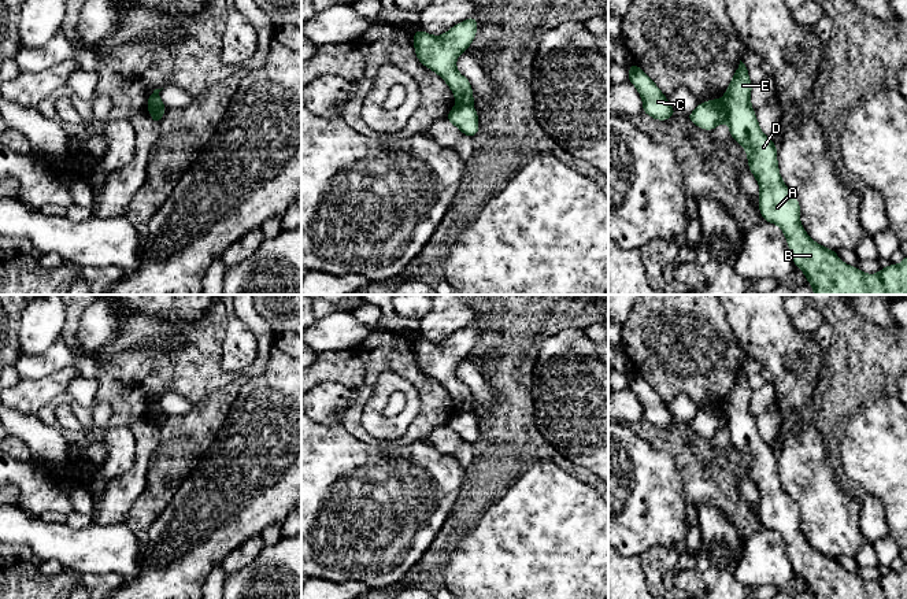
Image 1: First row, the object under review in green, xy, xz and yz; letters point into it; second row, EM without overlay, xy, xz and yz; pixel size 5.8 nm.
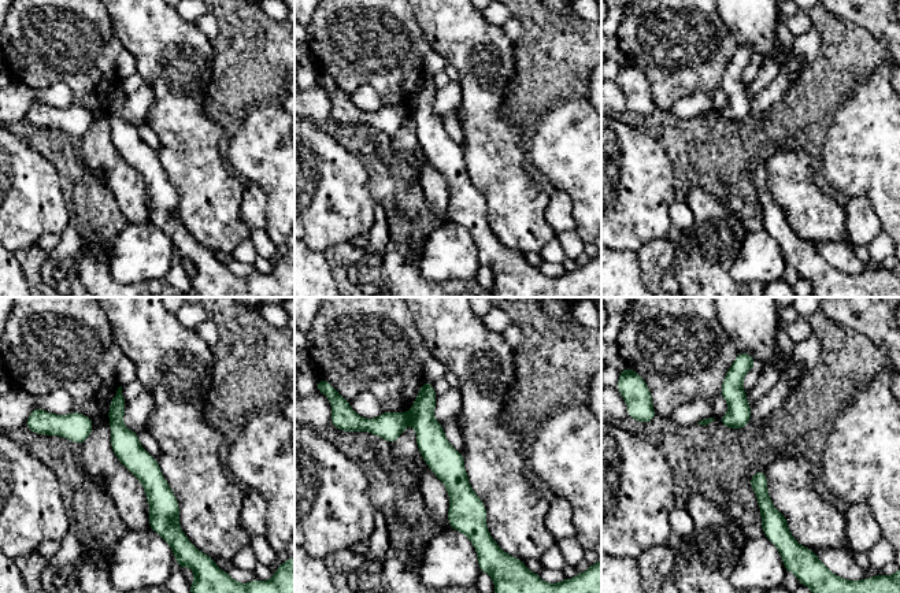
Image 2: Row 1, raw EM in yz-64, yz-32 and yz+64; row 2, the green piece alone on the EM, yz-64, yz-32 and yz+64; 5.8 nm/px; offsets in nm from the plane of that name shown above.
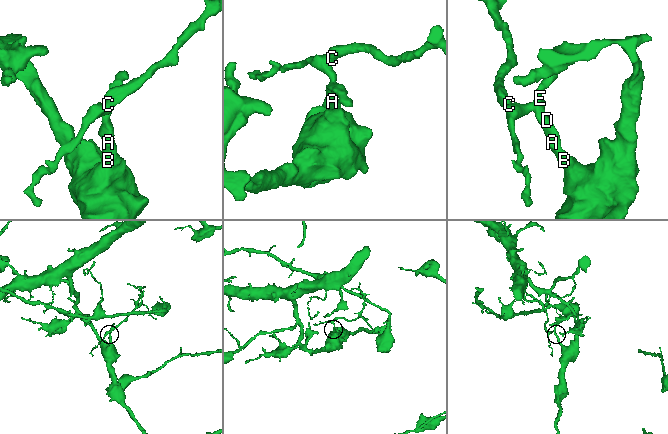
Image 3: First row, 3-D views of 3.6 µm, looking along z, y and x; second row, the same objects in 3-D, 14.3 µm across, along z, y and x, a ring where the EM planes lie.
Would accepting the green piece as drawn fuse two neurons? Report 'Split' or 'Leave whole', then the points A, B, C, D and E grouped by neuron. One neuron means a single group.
Split. Groups: A B D E / C

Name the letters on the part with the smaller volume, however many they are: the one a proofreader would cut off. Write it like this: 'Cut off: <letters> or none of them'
Cut off: C

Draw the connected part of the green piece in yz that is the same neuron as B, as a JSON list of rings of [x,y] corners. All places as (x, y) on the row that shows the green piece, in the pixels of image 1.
[[[740,64],[722,97],[726,110],[726,123],[732,138],[747,152],[748,169],[759,184],[759,212],[762,218],[781,228],[785,234],[791,258],[806,280],[812,285],[814,295],[907,295],[907,256],[899,265],[889,265],[877,274],[866,274],[855,266],[844,263],[836,251],[815,243],[803,229],[800,222],[800,204],[781,178],[777,145],[763,134],[751,106],[752,82],[748,67]]]

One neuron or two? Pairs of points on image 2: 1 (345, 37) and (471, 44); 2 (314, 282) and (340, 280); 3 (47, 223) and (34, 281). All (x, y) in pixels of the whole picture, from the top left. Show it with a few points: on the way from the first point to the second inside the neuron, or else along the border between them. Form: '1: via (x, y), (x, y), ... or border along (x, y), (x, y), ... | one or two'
1: border along (413, 14), (430, 48) | two
2: border along (322, 252), (336, 282) | two
3: border along (34, 243), (14, 252) | two

